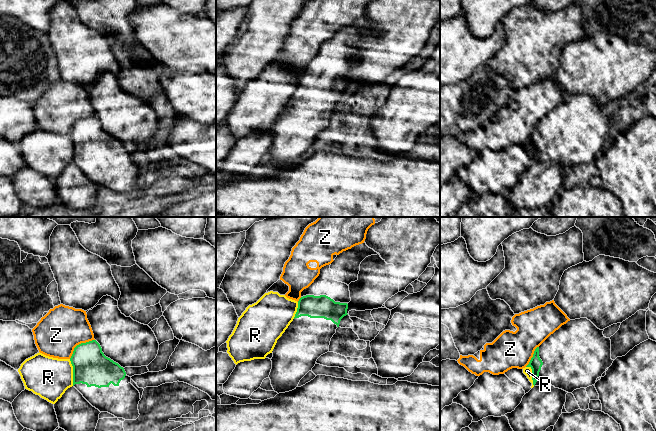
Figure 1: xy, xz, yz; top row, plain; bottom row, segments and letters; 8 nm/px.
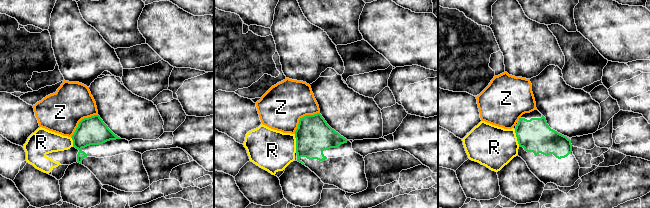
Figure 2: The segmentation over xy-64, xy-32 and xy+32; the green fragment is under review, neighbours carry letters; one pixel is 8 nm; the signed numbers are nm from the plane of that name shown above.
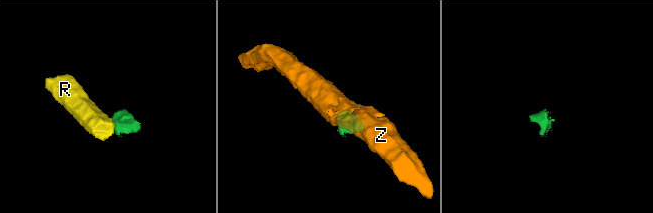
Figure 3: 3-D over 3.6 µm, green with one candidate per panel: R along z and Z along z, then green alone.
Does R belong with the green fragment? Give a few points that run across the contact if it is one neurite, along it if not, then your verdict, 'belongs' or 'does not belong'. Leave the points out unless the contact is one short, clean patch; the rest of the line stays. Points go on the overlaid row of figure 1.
line xy (69, 359), (72, 365), (73, 385); does not belong

